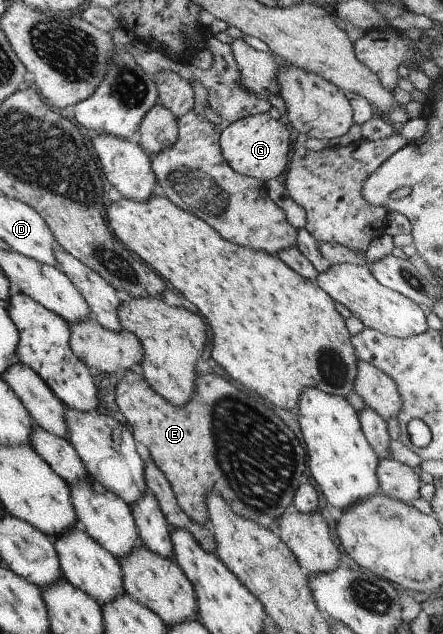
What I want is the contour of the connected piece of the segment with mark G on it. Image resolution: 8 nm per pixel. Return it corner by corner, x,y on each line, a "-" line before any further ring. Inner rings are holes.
261,113
223,124
222,130
218,140
221,157
232,171
264,182
283,173
293,140
293,133
283,120
275,121
268,113

